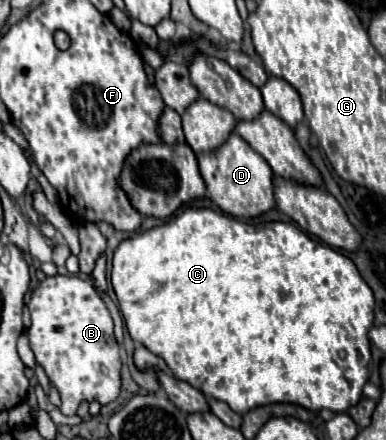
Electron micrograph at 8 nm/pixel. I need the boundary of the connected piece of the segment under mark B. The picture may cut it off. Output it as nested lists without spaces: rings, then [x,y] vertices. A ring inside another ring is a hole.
[[[56,274],[40,282],[40,286],[34,290],[30,302],[28,302],[32,324],[28,328],[28,340],[30,348],[36,356],[36,362],[44,368],[46,376],[50,378],[52,386],[58,390],[62,398],[62,414],[74,416],[76,408],[82,402],[96,400],[100,406],[106,406],[114,402],[122,388],[122,358],[120,358],[120,346],[112,332],[112,316],[92,284],[86,278],[72,276],[72,274]]]

